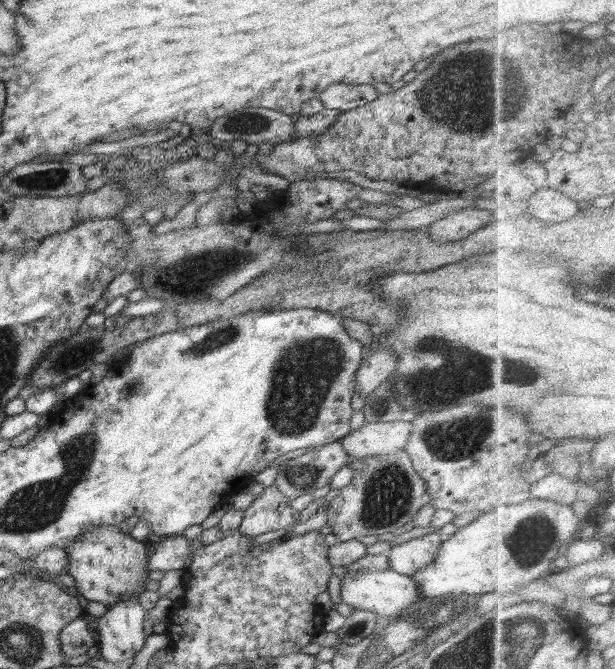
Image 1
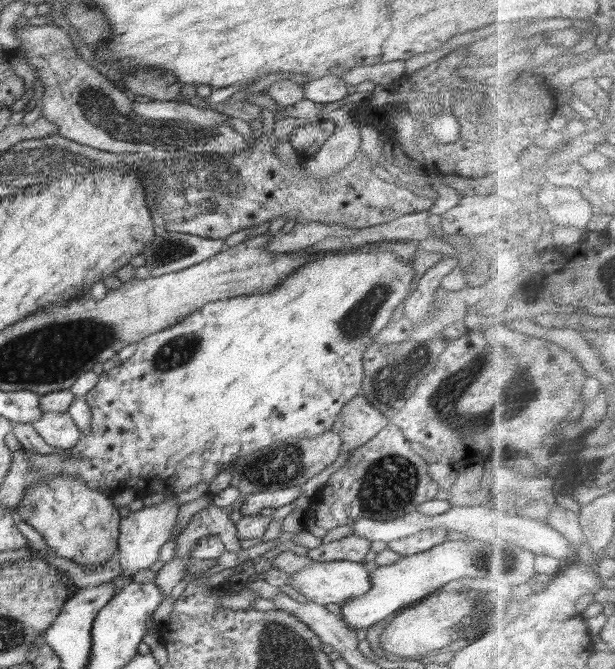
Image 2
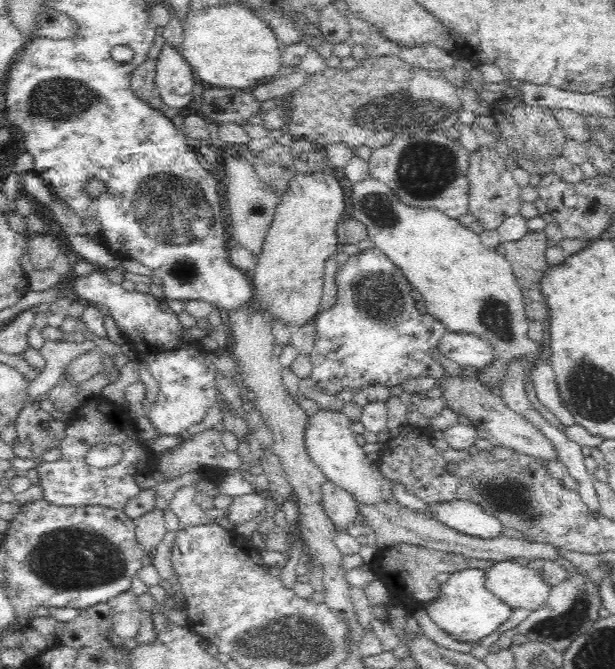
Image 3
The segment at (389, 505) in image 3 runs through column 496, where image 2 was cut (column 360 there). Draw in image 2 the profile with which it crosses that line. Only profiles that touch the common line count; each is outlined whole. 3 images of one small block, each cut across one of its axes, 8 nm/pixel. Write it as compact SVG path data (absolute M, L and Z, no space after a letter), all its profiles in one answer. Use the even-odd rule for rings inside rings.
M350 535L341 540L336 540L336 542L322 543L318 548L303 551L303 554L315 562L348 560L350 562L364 563L370 550L370 541Z

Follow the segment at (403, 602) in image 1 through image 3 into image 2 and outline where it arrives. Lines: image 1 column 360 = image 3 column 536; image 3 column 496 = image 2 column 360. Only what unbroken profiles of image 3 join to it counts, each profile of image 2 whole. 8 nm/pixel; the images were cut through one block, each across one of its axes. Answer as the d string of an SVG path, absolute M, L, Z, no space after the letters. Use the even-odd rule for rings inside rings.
M348 560L333 562L315 562L306 566L304 569L289 575L290 586L298 589L306 600L313 601L316 604L324 606L328 604L346 605L348 601L358 599L366 593L372 586L370 582L369 572L366 566L358 562L350 562Z

